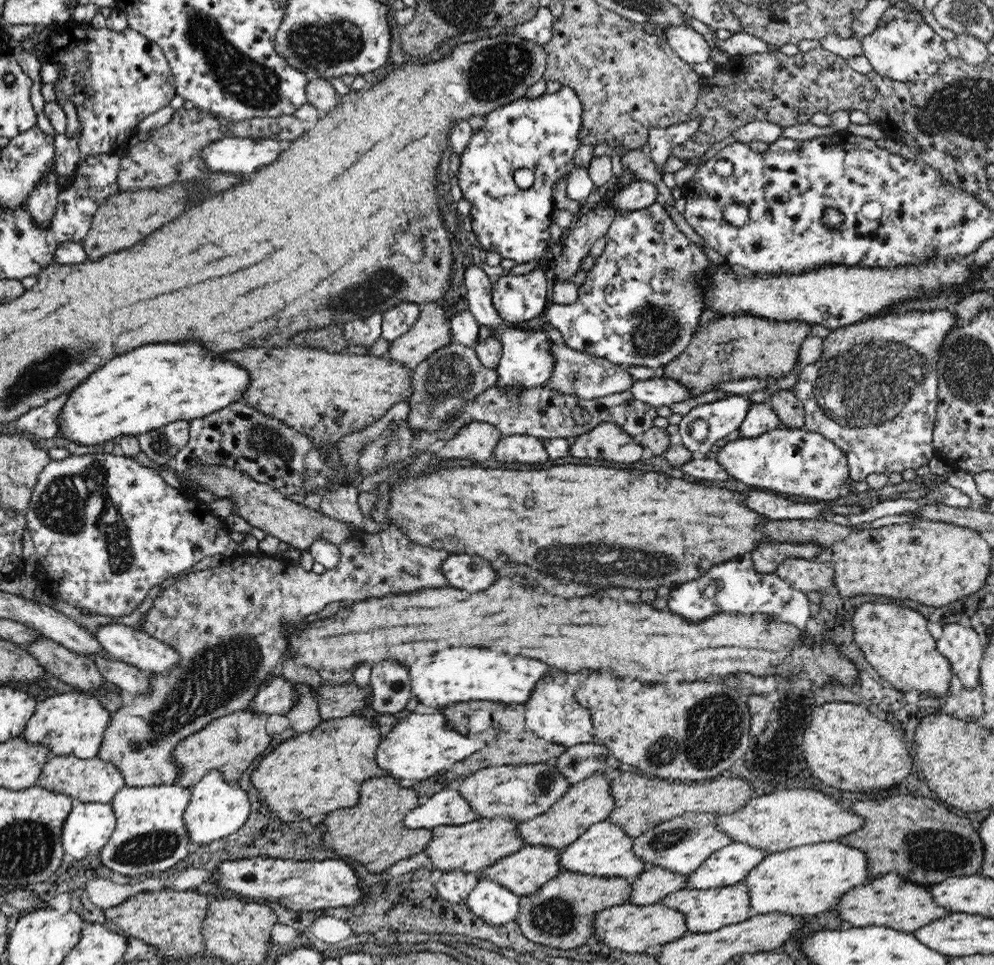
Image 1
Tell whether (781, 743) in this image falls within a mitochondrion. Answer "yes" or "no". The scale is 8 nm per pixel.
no

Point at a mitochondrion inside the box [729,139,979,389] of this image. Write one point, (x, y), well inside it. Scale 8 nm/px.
(936, 206)

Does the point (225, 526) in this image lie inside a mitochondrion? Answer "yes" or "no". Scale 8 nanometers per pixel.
no

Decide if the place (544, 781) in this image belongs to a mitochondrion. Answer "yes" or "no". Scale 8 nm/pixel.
yes

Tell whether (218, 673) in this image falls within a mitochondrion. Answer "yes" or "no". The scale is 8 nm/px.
yes

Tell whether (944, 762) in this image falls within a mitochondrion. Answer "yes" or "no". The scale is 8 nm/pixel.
no

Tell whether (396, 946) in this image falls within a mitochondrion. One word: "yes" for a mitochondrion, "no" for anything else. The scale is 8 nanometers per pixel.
no

